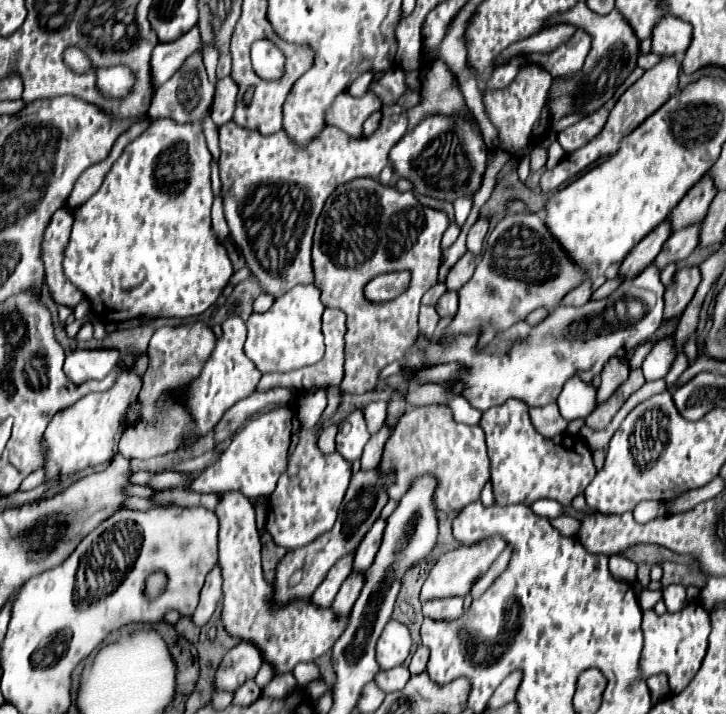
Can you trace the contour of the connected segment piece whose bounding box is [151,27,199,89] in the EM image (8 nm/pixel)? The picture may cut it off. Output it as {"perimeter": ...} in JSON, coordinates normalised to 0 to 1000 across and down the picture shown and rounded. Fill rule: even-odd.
{"perimeter":[[[266,38],[260,46],[236,60],[219,60],[208,77],[208,119],[216,125],[225,119],[249,91],[252,85],[274,69],[274,41]]]}

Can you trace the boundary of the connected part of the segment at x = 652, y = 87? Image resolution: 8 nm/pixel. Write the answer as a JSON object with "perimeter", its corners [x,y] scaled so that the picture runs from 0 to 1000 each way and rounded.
{"perimeter":[[[913,80],[899,97],[888,99],[883,111],[877,111],[855,136],[853,141],[847,144],[844,155],[839,158],[839,167],[831,178],[831,183],[814,195],[806,206],[800,206],[798,211],[789,211],[789,214],[781,214],[773,228],[764,234],[764,237],[753,237],[748,245],[745,245],[745,265],[748,270],[756,270],[756,268],[767,268],[778,254],[789,251],[795,242],[800,242],[803,237],[809,237],[814,228],[820,228],[825,220],[833,220],[833,217],[844,217],[850,209],[853,209],[853,200],[855,195],[869,186],[875,178],[880,178],[897,158],[902,158],[921,136],[927,136],[935,122],[933,122],[933,105],[935,105],[935,88],[930,80]]]}

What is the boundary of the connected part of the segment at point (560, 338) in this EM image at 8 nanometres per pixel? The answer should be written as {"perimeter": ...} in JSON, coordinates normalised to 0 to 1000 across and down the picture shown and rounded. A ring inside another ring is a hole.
{"perimeter":[[[894,371],[886,382],[880,382],[872,394],[861,394],[850,408],[828,422],[814,422],[803,430],[767,430],[756,438],[756,444],[740,458],[729,458],[726,452],[712,452],[704,461],[687,466],[668,489],[657,489],[657,469],[632,469],[621,483],[605,483],[599,475],[577,472],[577,483],[558,497],[561,514],[580,511],[605,511],[635,506],[643,511],[643,522],[629,531],[640,534],[638,556],[649,562],[652,570],[671,576],[674,570],[696,564],[701,556],[723,562],[729,570],[745,570],[762,564],[778,534],[787,525],[798,525],[806,534],[817,534],[817,528],[831,517],[839,500],[861,500],[864,492],[875,489],[883,478],[894,475],[913,452],[913,396],[908,394],[908,382],[902,371]],[[861,413],[880,416],[891,424],[891,438],[886,447],[855,455],[847,424]]]}

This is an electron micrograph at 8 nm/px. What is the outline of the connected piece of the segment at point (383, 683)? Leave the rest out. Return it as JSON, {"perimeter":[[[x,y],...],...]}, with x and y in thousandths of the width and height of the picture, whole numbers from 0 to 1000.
{"perimeter":[[[550,931],[550,934],[544,934],[544,937],[522,940],[522,943],[517,945],[517,957],[519,957],[522,965],[528,965],[530,971],[539,971],[539,968],[555,965],[563,948],[566,948],[566,943],[561,940],[561,934]]]}

